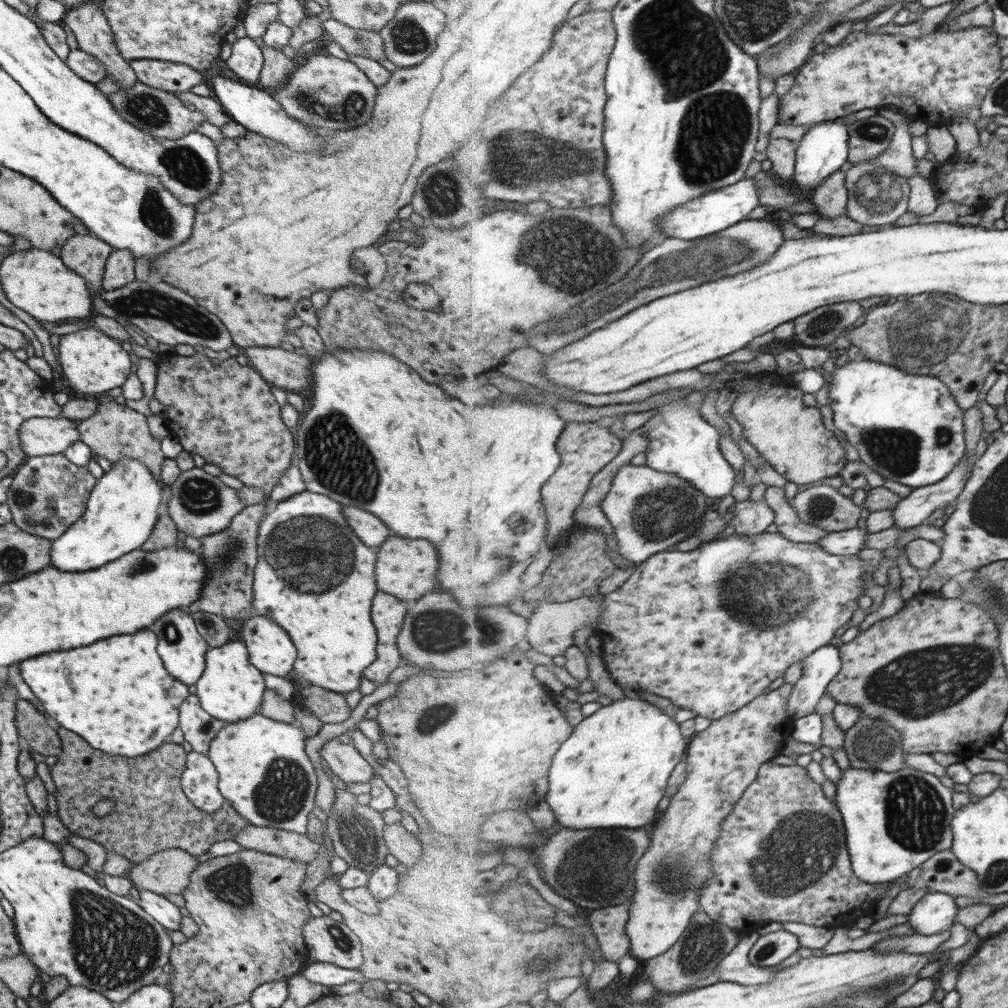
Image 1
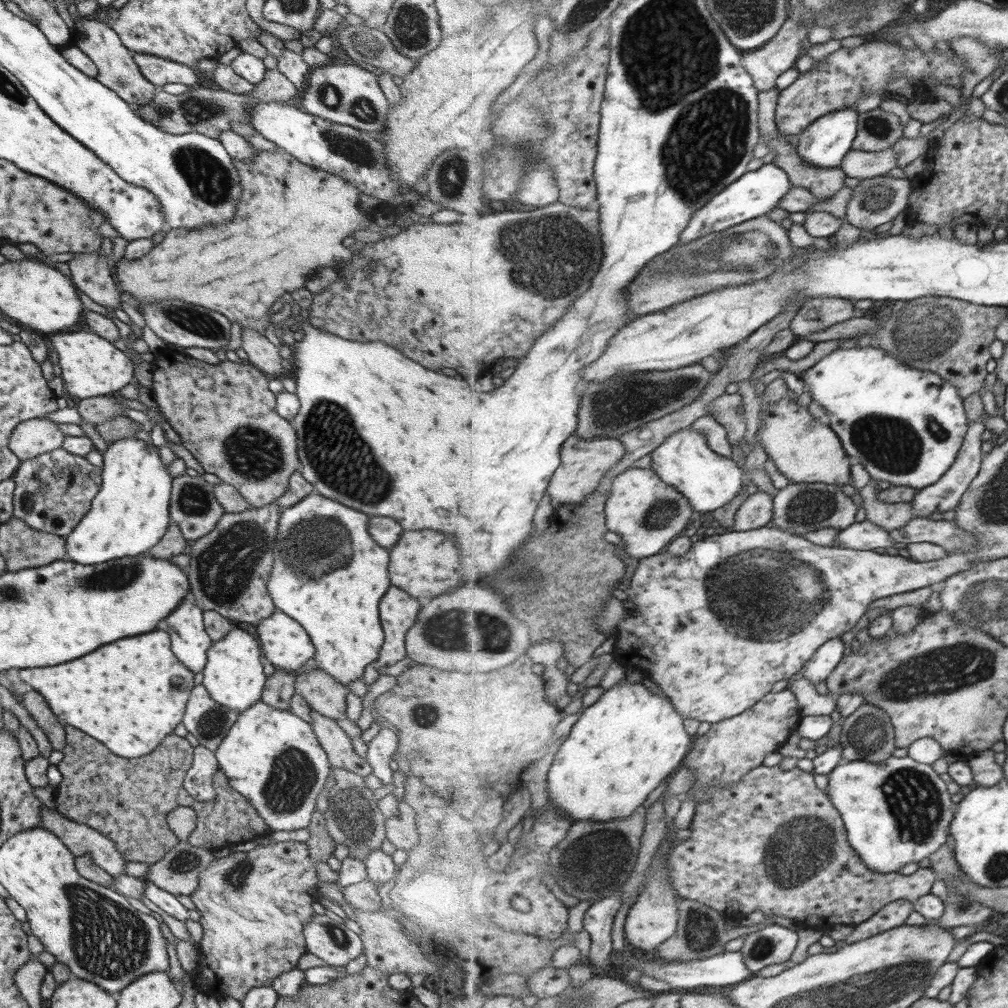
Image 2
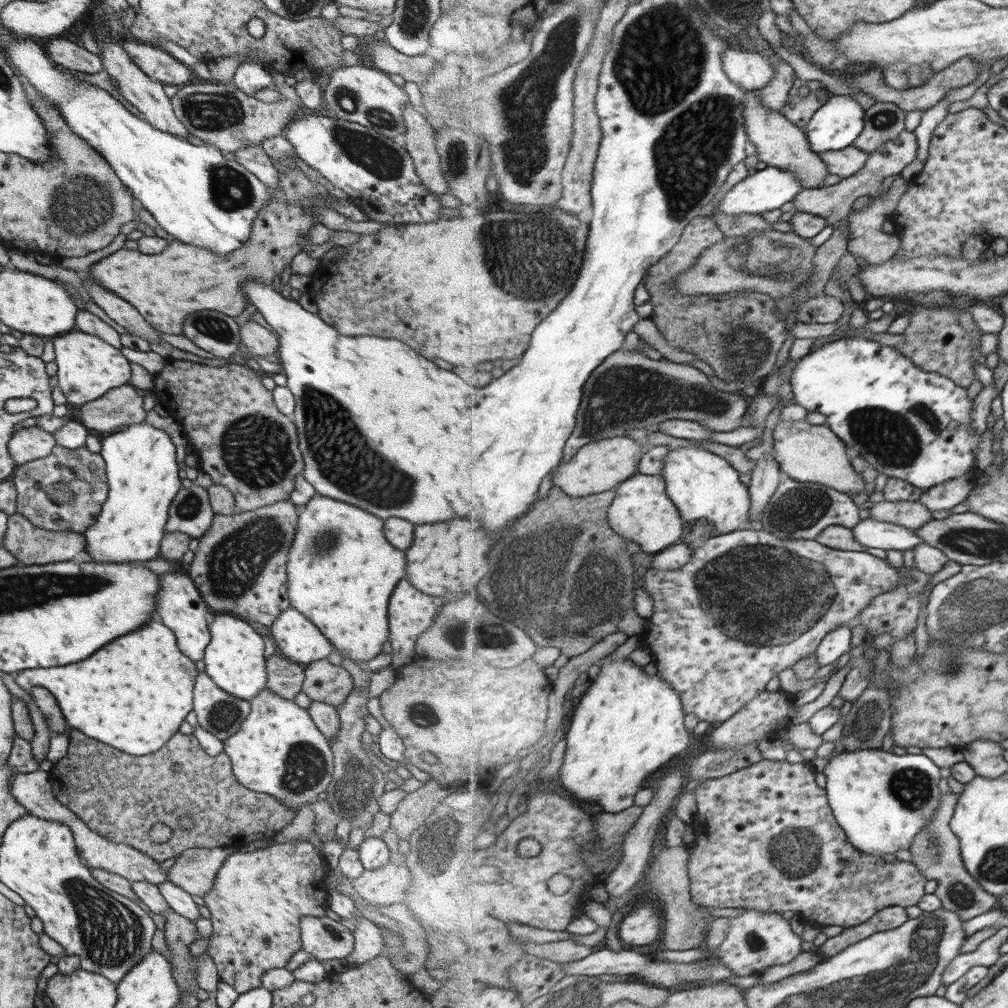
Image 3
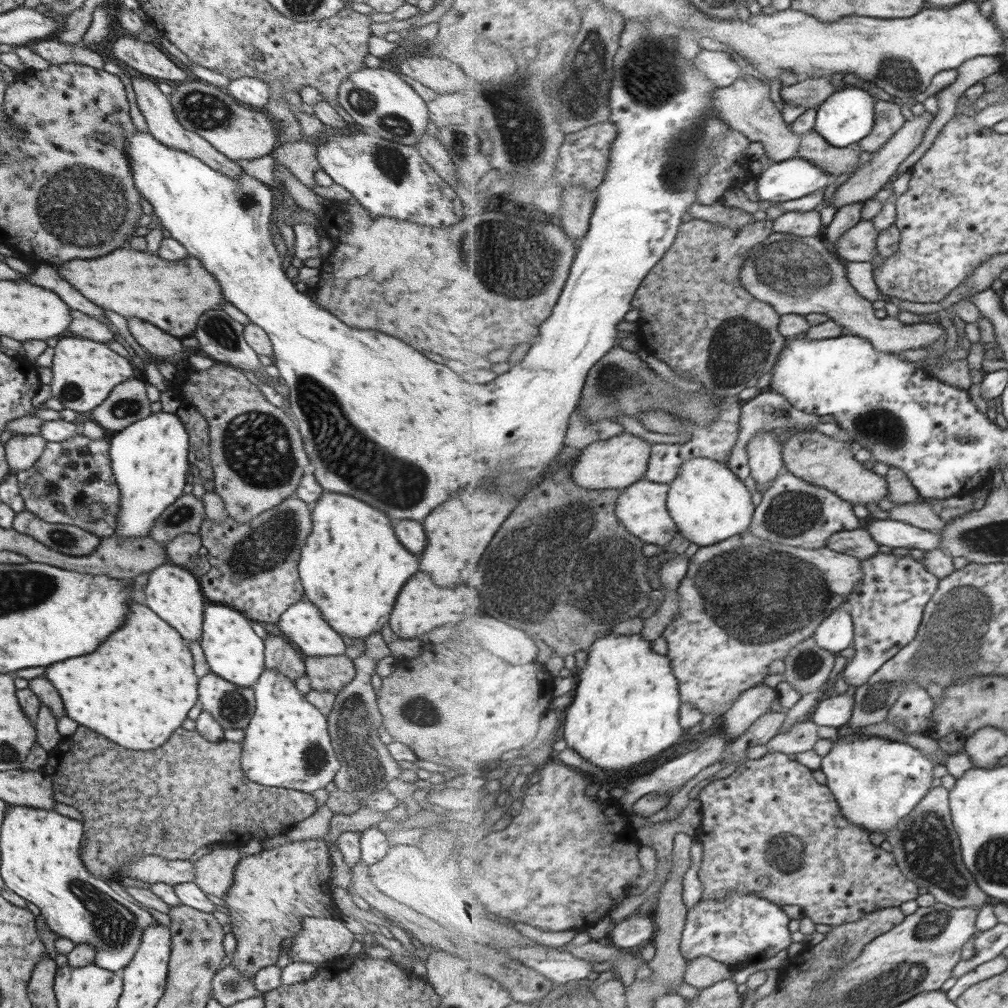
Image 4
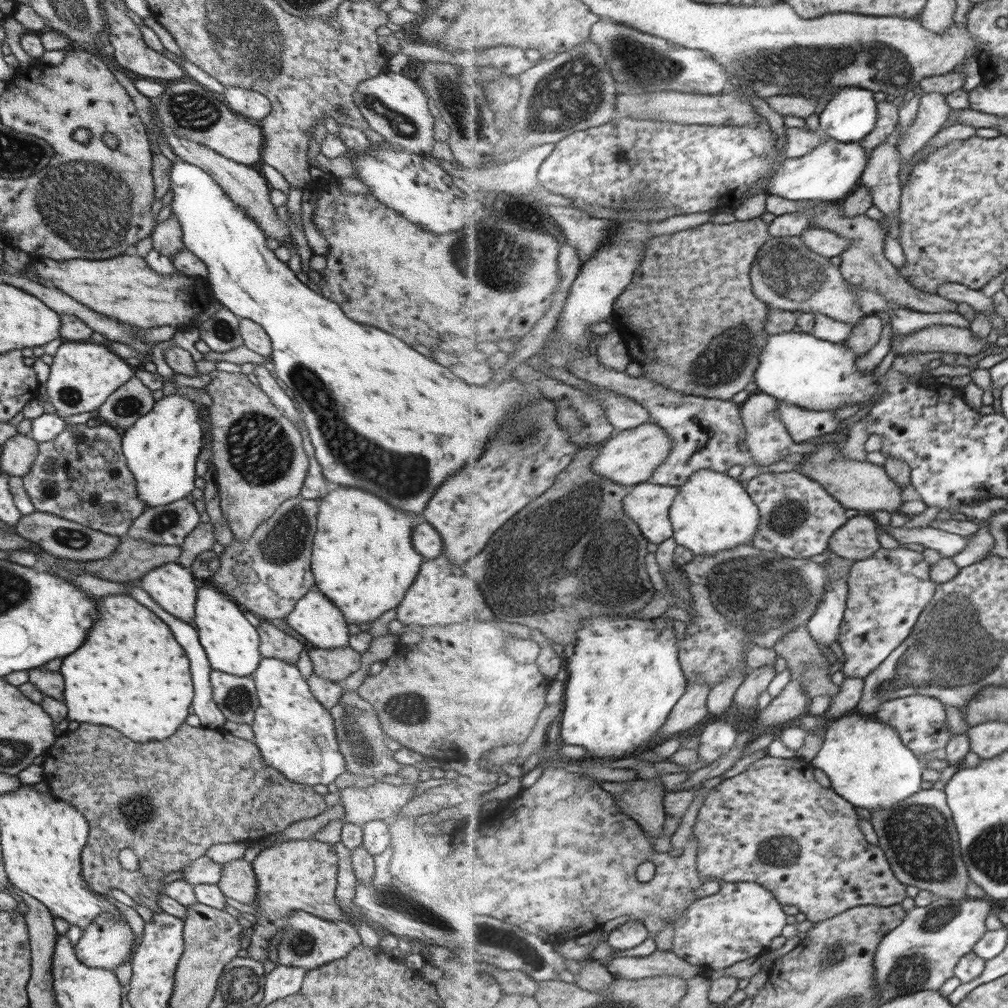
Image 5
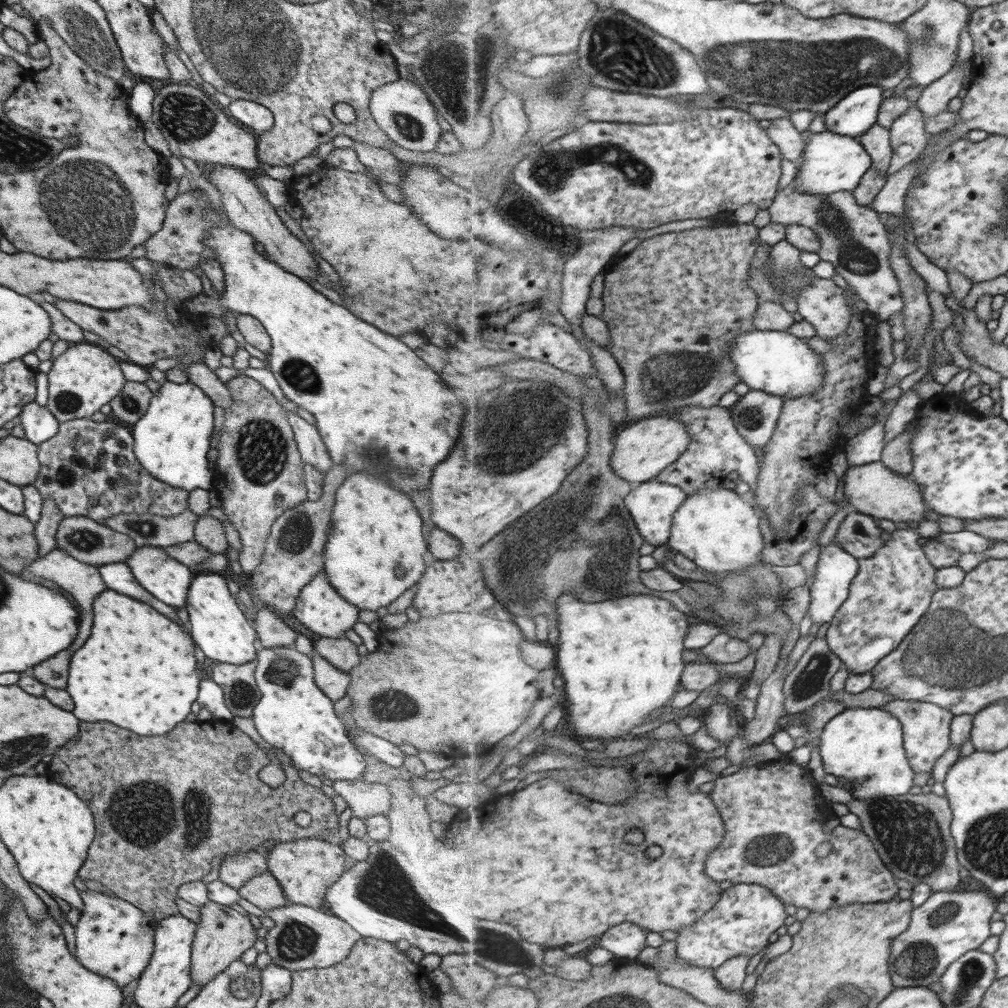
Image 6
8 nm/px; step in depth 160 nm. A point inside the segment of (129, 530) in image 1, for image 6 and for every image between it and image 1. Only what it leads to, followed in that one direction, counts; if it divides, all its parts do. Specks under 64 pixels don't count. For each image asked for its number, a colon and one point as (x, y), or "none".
2: (130, 514)
3: (142, 472)
4: (150, 461)
5: (161, 448)
6: (172, 438)

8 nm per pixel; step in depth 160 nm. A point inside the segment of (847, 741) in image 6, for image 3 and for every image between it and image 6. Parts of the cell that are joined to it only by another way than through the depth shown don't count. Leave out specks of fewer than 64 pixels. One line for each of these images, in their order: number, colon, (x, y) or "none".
3: (884, 800)
4: (879, 782)
5: (868, 762)

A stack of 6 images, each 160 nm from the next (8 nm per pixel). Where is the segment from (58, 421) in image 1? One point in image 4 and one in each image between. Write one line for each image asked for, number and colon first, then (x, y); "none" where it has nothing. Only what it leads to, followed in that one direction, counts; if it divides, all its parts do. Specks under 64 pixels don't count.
2: (36, 436)
3: (31, 443)
4: (21, 451)

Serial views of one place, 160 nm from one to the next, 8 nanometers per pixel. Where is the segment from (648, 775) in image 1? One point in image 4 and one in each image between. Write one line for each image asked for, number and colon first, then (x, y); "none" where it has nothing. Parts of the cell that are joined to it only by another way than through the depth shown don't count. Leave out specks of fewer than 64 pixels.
2: (623, 747)
3: (629, 725)
4: (626, 710)

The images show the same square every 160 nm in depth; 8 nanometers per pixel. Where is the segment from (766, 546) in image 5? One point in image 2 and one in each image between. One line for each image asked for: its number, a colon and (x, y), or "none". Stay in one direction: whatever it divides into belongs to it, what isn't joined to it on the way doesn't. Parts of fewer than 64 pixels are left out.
2: (800, 508)
3: (799, 510)
4: (794, 512)

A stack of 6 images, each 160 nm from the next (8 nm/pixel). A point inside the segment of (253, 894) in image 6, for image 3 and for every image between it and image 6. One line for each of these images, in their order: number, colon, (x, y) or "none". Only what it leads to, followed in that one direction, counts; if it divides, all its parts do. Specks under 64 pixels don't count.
3: (195, 870)
4: (216, 870)
5: (238, 880)

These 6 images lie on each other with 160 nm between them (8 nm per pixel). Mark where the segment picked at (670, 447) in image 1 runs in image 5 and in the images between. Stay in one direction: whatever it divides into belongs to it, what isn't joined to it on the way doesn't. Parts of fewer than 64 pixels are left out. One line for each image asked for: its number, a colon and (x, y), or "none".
2: (711, 481)
3: (703, 484)
4: (710, 503)
5: (713, 512)

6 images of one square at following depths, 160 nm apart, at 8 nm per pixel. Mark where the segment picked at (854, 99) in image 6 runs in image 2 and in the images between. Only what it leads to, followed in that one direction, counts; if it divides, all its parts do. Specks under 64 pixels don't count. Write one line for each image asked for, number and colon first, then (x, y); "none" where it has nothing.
2: (826, 144)
3: (841, 122)
4: (846, 118)
5: (852, 115)

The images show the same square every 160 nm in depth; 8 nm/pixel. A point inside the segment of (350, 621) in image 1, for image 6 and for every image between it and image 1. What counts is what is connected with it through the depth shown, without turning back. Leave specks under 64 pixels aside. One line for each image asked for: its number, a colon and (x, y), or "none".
2: (340, 611)
3: (344, 591)
4: (353, 568)
5: (362, 558)
6: (374, 551)

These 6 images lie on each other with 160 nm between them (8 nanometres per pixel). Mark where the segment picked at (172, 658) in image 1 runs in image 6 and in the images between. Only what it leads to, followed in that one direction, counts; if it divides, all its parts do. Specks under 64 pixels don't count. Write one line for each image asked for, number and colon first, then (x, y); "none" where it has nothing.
2: (190, 643)
3: (180, 606)
4: (172, 592)
5: (171, 585)
6: (168, 580)

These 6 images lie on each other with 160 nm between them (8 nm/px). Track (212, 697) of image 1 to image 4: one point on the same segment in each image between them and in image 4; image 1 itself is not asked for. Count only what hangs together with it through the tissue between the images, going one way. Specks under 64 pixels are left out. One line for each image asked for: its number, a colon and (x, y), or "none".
2: (233, 675)
3: (234, 660)
4: (233, 651)

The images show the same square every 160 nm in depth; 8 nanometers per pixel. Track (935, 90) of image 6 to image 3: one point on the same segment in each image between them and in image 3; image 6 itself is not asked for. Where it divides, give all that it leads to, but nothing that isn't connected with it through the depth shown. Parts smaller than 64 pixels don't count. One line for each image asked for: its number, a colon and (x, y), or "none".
3: (835, 203)
4: (874, 176)
5: (935, 112)

